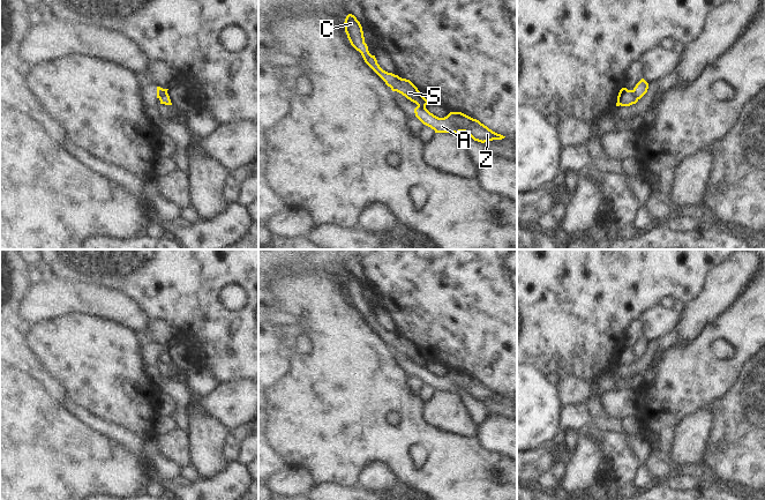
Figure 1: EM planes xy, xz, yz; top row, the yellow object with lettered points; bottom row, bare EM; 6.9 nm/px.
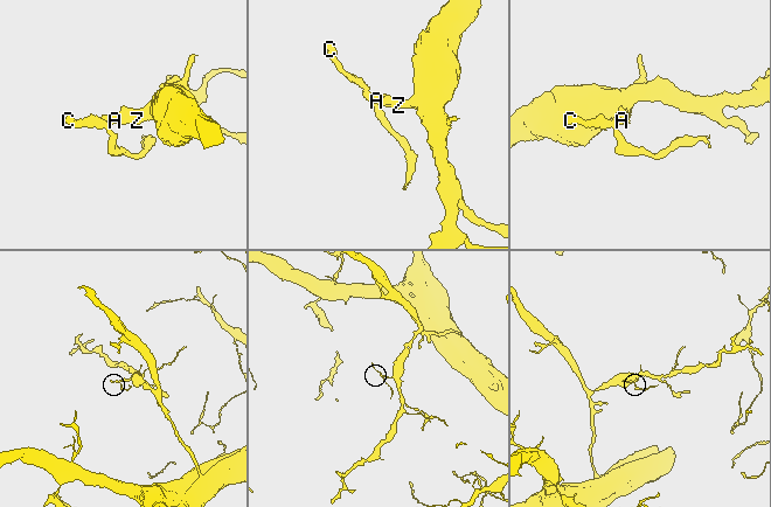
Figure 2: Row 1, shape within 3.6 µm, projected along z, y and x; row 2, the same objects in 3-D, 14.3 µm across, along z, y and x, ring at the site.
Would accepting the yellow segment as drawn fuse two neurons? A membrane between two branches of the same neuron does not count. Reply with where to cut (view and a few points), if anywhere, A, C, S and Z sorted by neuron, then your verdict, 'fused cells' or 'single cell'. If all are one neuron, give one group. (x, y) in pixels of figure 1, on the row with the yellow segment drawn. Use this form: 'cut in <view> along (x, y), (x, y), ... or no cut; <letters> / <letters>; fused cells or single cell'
cut in yz along (631, 90), (638, 98); A Z / C S; fused cells

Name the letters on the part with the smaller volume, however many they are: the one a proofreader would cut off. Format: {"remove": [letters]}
{"remove": ["C", "S"]}

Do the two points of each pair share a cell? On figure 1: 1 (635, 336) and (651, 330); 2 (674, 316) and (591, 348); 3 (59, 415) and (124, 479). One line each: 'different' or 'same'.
1: different
2: different
3: same

